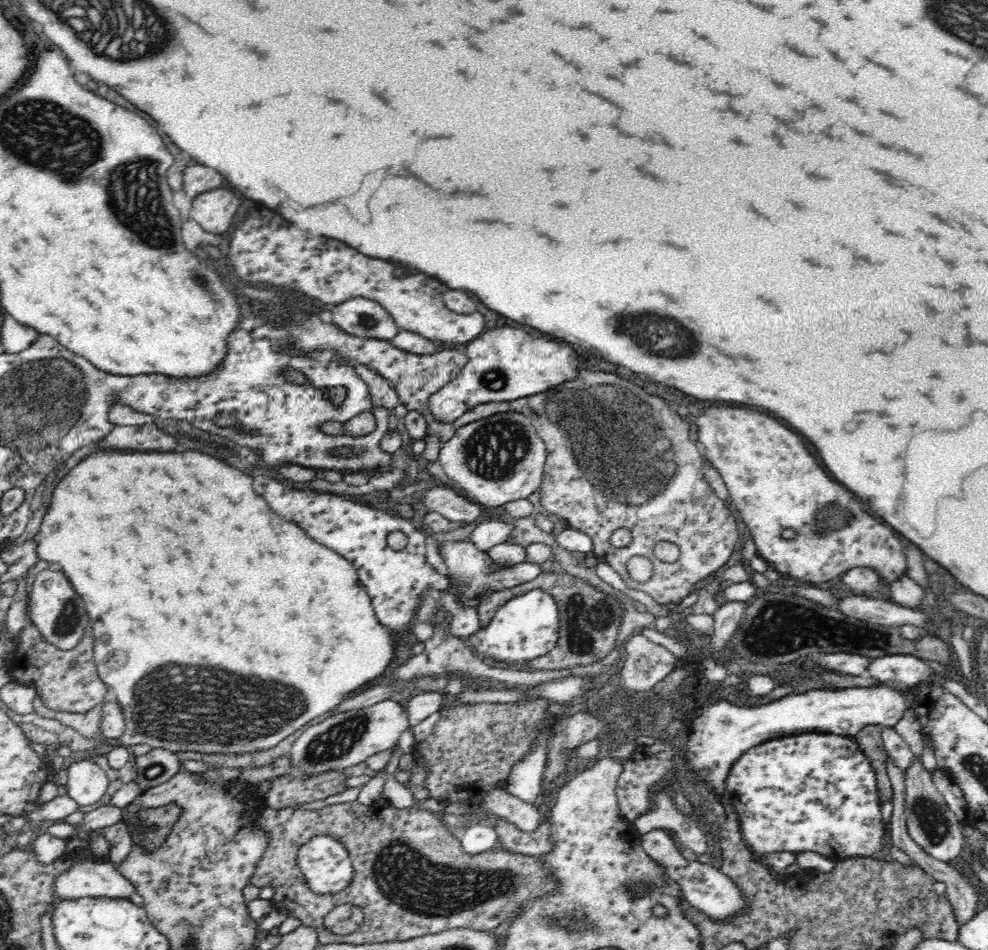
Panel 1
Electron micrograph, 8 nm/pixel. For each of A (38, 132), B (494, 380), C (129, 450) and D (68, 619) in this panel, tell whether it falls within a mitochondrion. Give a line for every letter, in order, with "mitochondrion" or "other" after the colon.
A: mitochondrion
B: mitochondrion
C: other
D: mitochondrion

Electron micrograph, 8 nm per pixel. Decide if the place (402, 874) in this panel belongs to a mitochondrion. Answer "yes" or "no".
yes

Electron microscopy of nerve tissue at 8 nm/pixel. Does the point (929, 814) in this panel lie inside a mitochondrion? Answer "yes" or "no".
yes

